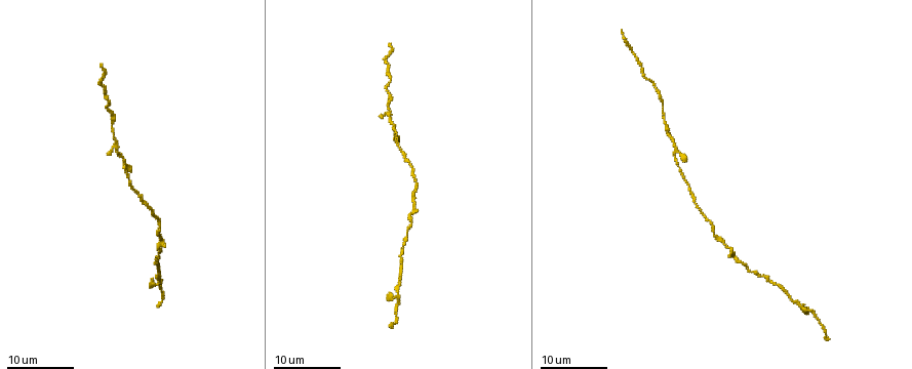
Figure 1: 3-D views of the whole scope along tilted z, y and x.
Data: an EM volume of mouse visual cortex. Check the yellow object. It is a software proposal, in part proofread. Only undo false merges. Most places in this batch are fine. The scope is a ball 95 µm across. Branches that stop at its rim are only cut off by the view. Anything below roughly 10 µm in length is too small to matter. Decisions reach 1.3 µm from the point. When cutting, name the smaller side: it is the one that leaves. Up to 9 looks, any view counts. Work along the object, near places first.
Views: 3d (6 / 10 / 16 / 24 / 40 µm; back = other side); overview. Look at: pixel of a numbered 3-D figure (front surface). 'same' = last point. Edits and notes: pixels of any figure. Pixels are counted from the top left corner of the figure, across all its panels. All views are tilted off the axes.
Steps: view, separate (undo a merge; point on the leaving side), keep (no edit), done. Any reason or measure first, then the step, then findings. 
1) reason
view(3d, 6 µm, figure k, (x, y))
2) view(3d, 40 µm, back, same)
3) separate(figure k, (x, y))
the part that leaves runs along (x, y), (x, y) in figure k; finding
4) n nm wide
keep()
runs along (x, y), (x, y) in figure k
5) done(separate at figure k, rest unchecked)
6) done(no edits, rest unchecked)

calibre changes
view(3d, 16 µm, figure 1, (397, 299))

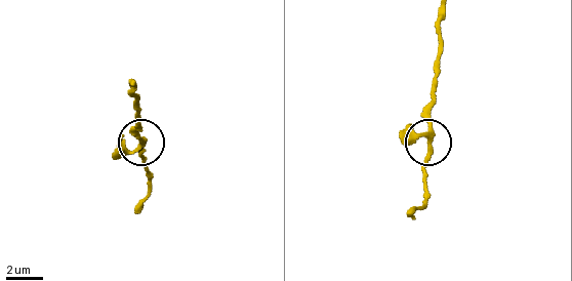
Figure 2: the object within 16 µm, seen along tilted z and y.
view(3d, 6 µm, figure 2, (144, 140))

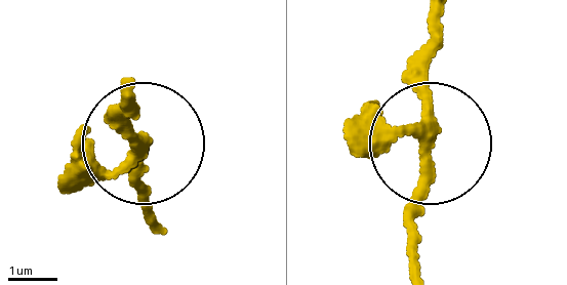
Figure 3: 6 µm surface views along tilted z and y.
view(3d, 6 µm, back, figure 3, (429, 133))

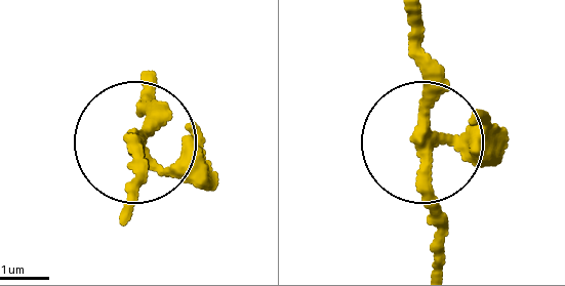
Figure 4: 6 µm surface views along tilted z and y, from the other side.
3 arms
keep()
continuous, no second cell

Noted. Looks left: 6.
thin neck
view(3d, 24 µm, figure 1, (415, 204))

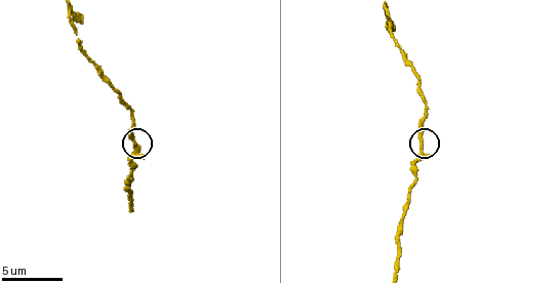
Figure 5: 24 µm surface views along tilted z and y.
view(3d, 10 µm, figure 5, (131, 141))

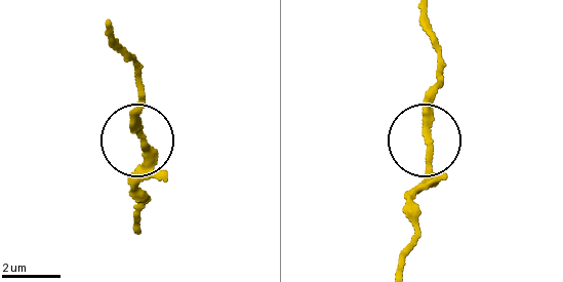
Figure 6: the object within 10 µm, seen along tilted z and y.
keep()
runs along (107, 30), (142, 82), (139, 192) in figure 6; one cell here

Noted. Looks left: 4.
two arms in line, one across
view(3d, 24 µm, figure 1, (389, 110))

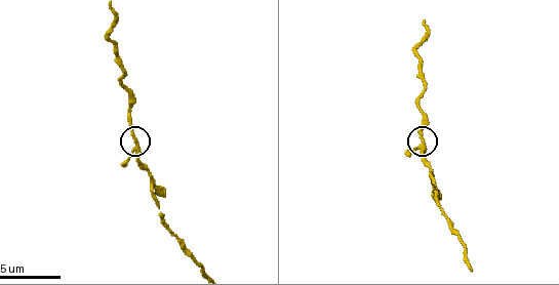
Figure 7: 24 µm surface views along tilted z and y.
view(3d, 6 µm, figure 7, (134, 142))

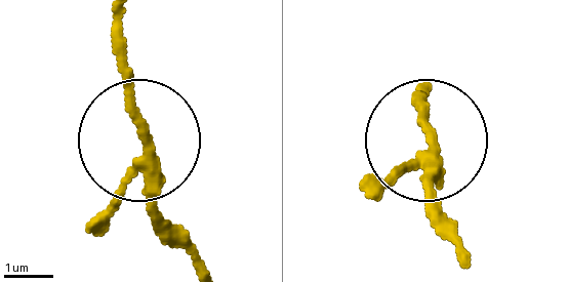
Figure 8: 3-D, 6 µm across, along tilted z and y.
3 arms
keep()
continuous, no second cell

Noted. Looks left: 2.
three arms meet
view(3d, 6 µm, figure 7, (150, 189))

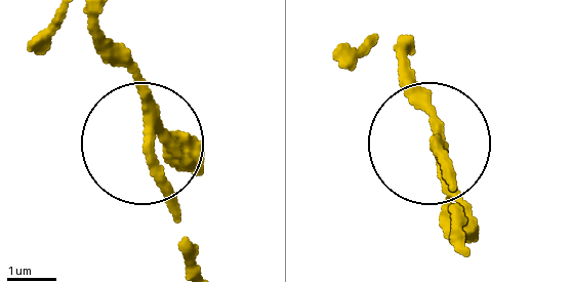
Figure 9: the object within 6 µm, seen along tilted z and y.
view(3d, 6 µm, back, figure 9, (150, 146))

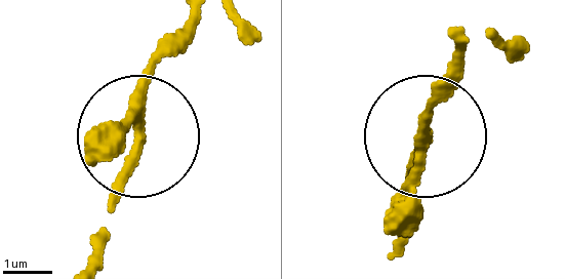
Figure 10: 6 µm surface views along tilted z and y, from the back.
keep()
runs along (398, 241), (435, 87) in figure 10; one cell here

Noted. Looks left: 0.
done(no edits, rest unchecked)

